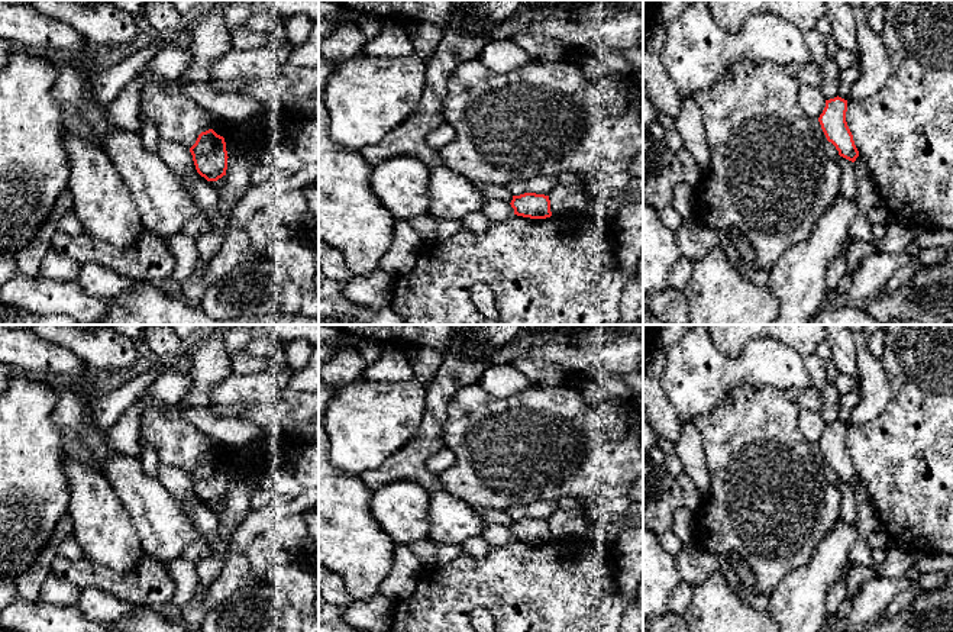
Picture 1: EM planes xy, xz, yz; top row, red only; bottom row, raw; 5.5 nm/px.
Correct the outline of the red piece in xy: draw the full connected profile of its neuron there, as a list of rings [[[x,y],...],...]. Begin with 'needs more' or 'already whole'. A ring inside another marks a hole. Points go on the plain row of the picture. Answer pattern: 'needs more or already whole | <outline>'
already whole | [[[213,454],[201,457],[190,477],[197,497],[207,506],[217,506],[226,500],[229,483],[226,467]]]

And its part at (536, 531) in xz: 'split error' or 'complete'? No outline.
complete

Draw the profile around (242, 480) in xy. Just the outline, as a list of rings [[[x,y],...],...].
[[[248,465],[226,467],[227,494],[226,510],[220,517],[219,531],[222,538],[229,538],[230,532],[245,519],[251,509],[251,496],[258,487],[259,471]]]

